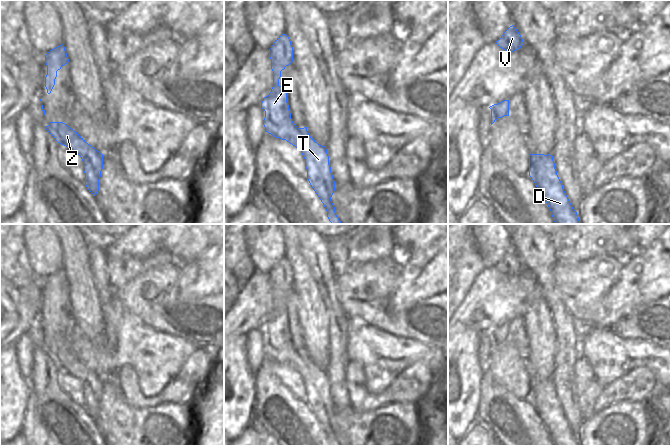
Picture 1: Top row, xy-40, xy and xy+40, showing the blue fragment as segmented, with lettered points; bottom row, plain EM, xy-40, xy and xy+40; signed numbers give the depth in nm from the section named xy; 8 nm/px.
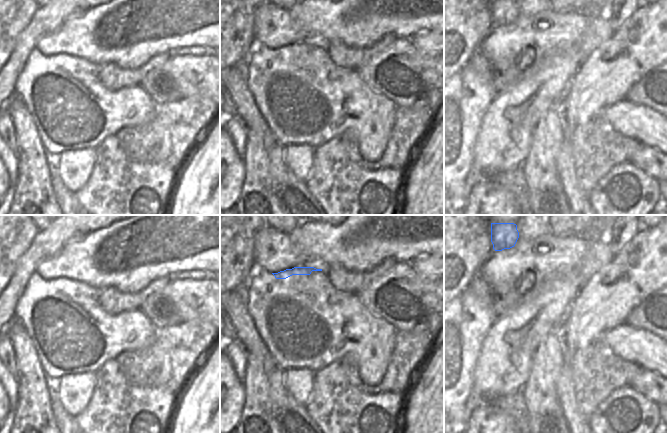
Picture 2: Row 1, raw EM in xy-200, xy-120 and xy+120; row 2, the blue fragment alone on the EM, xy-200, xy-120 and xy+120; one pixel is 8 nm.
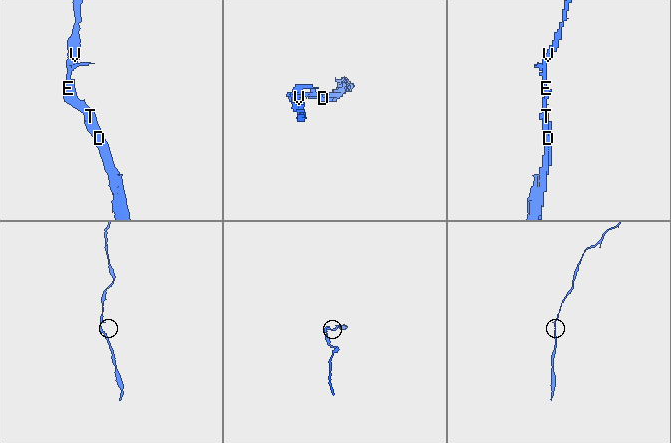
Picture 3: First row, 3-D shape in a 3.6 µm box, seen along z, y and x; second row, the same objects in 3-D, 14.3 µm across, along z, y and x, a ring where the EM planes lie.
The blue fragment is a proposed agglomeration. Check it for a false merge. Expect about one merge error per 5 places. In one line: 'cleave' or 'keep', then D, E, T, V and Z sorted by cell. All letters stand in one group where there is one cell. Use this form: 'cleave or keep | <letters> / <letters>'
keep | D E T V Z

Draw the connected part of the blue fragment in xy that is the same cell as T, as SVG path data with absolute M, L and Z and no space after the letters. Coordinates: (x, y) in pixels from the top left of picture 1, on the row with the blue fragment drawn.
M286 34L279 36L269 49L273 87L263 98L261 108L265 111L263 125L265 132L275 138L286 140L298 148L307 169L307 179L323 203L331 224L342 224L335 213L331 197L335 191L335 181L329 165L325 146L318 144L308 133L307 127L298 128L291 119L287 103L287 86L280 86L281 71L293 62L293 47Z

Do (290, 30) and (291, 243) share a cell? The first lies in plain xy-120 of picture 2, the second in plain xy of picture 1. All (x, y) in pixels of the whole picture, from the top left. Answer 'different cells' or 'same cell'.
different cells

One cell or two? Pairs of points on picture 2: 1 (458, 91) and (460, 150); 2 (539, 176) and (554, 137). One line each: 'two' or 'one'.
1: one
2: one

